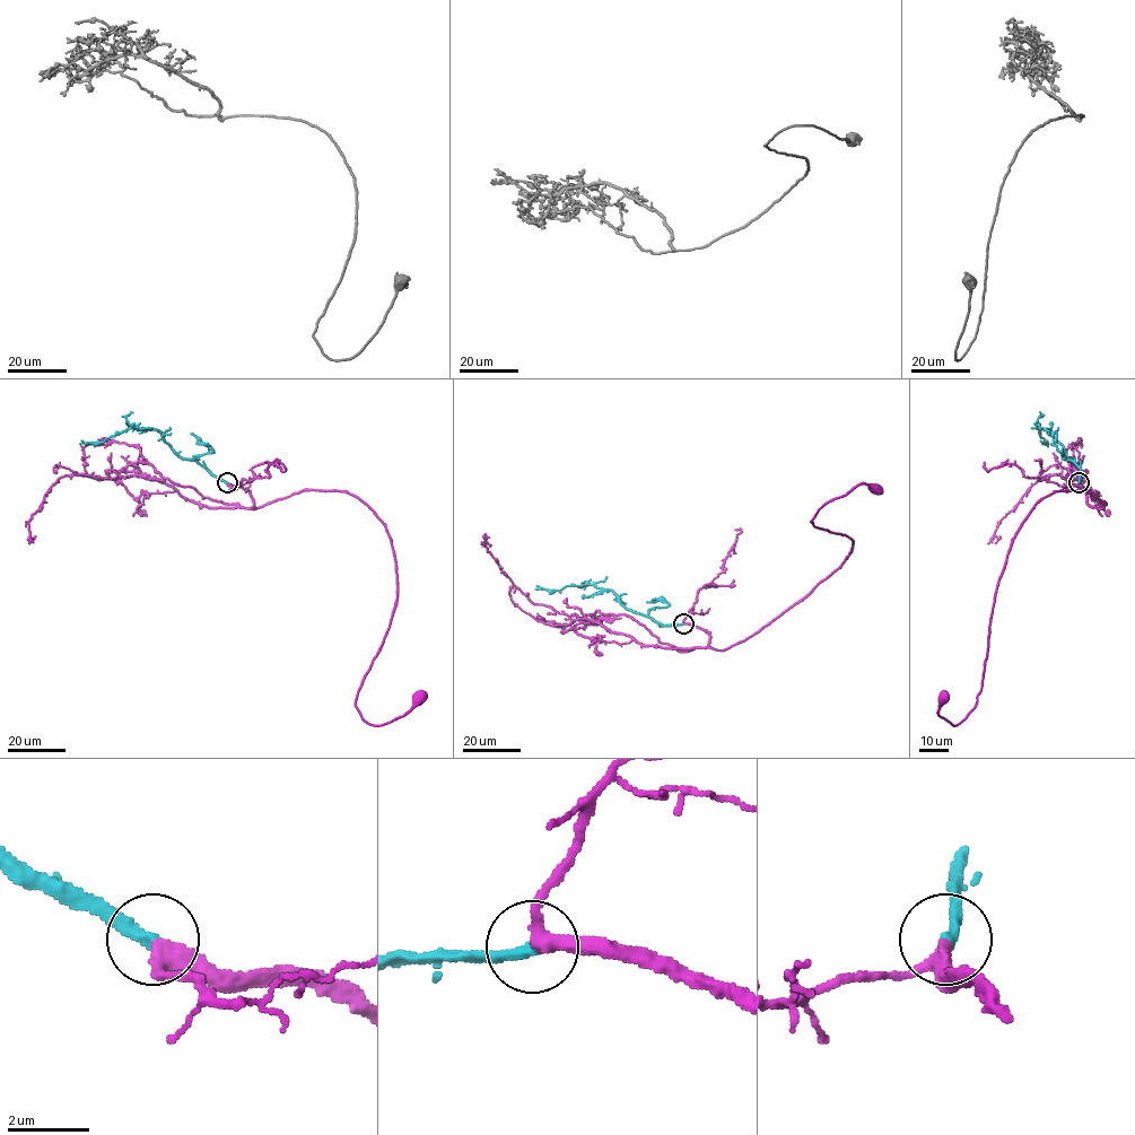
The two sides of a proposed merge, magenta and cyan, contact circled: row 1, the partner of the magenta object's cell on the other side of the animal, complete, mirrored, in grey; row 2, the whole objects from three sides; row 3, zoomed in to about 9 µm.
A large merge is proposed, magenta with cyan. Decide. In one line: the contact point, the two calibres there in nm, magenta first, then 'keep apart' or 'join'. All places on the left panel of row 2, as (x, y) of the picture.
(227, 482) | 360/320 nm | join

